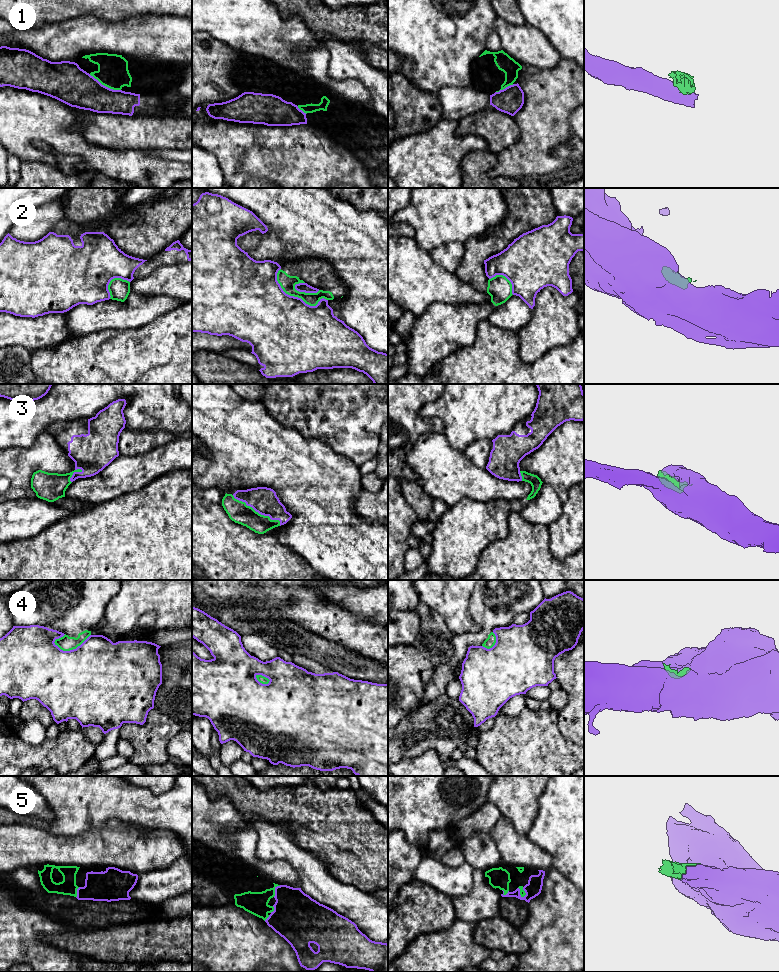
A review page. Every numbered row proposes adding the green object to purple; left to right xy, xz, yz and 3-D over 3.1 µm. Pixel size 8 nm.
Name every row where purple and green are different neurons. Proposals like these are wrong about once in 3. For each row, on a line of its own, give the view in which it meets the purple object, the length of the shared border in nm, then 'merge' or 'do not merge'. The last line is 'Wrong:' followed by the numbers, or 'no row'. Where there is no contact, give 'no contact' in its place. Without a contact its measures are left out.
1: xy | 280 nm | do not merge
2: xz | 480 nm | do not merge
3: xz | 460 nm | merge
4: xy | 320 nm | do not merge
5: xz | 110 nm | merge
Wrong: 1, 2, 4

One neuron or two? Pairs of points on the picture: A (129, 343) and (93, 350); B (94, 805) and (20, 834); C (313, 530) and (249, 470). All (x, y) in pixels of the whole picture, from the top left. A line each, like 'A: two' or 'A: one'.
A: one
B: two
C: one

